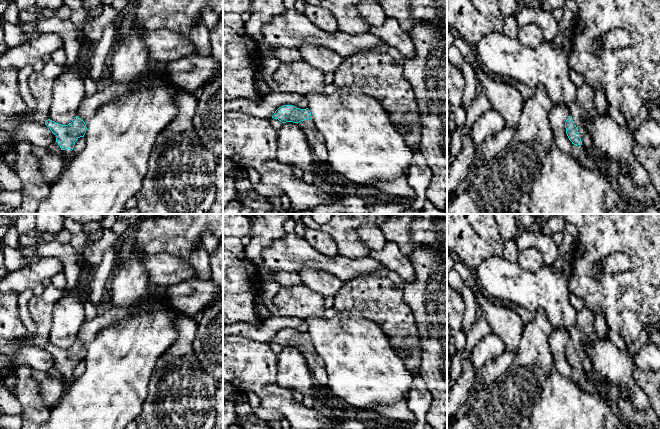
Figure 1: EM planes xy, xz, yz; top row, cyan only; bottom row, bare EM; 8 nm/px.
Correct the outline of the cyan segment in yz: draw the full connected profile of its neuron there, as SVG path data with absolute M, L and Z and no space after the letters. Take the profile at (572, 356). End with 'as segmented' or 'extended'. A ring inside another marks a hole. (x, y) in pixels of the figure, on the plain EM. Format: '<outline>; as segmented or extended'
M587 306L584 307L578 311L576 325L569 333L570 340L565 346L566 358L572 368L576 370L593 371L586 346L599 339L594 328L594 318L595 314Z; extended

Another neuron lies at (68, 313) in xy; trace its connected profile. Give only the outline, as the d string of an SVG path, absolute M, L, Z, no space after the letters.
M84 261L79 274L77 285L68 288L68 293L62 296L53 308L53 321L49 332L48 343L61 349L68 349L77 340L78 332L85 322L83 300L88 299L91 283L95 276L97 266Z

